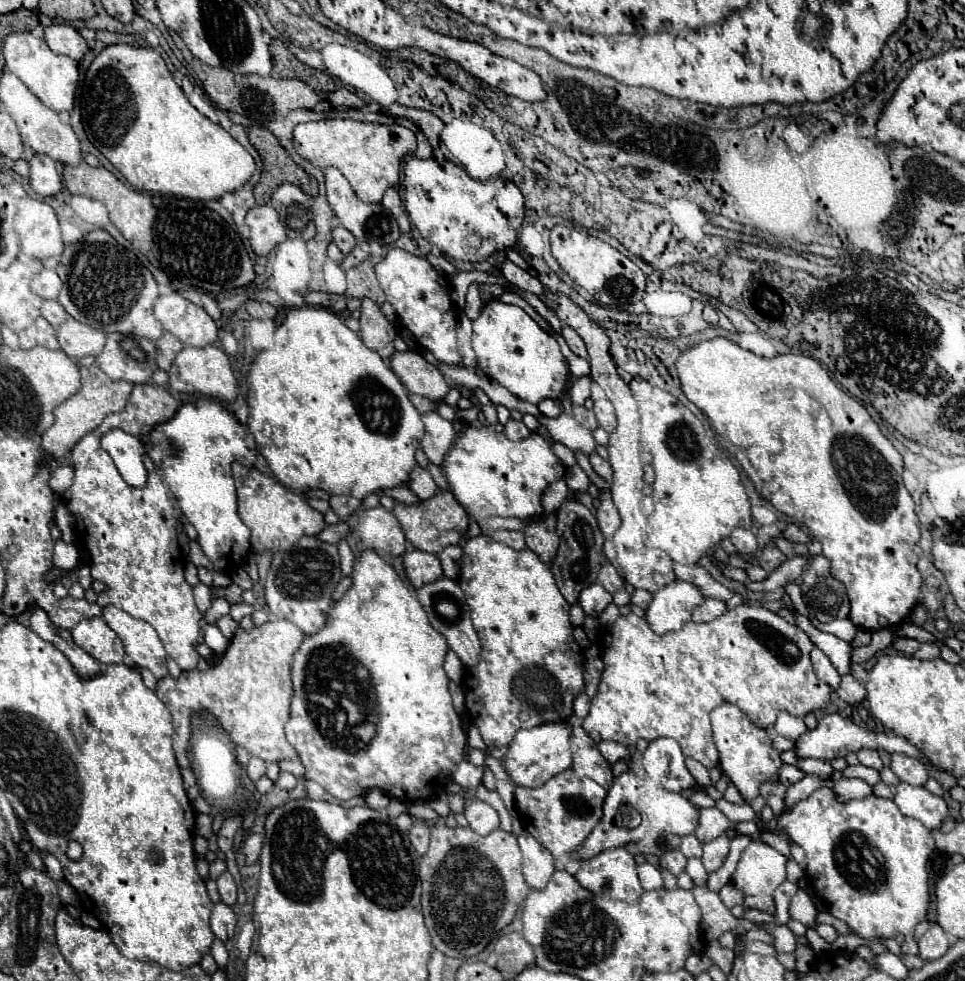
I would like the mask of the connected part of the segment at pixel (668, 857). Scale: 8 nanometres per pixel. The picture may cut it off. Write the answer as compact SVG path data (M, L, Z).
M668 850L660 856L660 866L666 868L668 872L672 872L674 876L678 876L686 868L686 858L680 850Z

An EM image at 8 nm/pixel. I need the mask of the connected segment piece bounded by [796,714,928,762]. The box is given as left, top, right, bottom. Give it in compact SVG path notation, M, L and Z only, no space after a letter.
M826 714L818 726L814 730L808 730L798 742L796 742L796 754L800 758L822 758L822 760L834 760L834 758L844 758L846 754L850 752L858 752L860 748L884 748L886 752L900 752L900 754L906 754L906 756L914 756L914 758L920 758L922 762L928 762L926 756L914 748L912 744L908 744L904 738L900 736L888 736L888 734L874 734L874 732L868 732L860 726L856 726L850 718L842 718L840 714Z

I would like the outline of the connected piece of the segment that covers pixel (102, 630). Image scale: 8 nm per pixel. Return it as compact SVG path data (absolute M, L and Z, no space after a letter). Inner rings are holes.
M102 616L98 618L84 618L70 630L74 642L82 646L94 660L100 664L122 664L124 662L124 648L120 638L110 630Z

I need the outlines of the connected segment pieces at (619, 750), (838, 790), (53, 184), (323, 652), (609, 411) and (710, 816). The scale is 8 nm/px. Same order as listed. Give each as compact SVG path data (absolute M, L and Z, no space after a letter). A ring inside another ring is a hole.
M610 740L600 742L600 744L598 744L598 750L600 750L600 754L602 754L610 764L614 764L614 762L618 762L618 760L624 760L624 762L630 760L628 748L622 746L622 744L618 744L618 742L610 742Z
M840 778L834 782L834 794L838 802L850 802L854 798L866 798L872 794L872 788L858 778Z
M34 154L30 160L30 184L40 196L54 196L62 190L62 176L50 156Z
M364 550L352 570L352 586L334 604L334 608L330 610L330 614L326 618L324 628L312 636L306 636L302 646L294 654L294 662L292 662L294 700L292 700L292 714L286 724L286 738L298 750L298 756L306 768L306 778L318 782L320 786L324 786L330 794L334 794L340 800L362 796L370 788L380 788L382 792L386 792L394 798L406 800L406 802L408 800L428 800L436 792L440 774L442 774L442 780L450 778L456 764L462 762L464 746L466 746L466 736L460 726L460 718L452 706L452 698L448 692L448 678L442 668L446 650L448 650L446 638L442 638L442 634L438 634L430 626L428 616L426 616L422 604L418 602L416 594L404 584L404 580L396 574L396 570L388 562L384 562L374 550Z
M606 398L596 400L594 402L594 414L598 418L598 424L606 432L614 432L614 428L616 428L616 412L614 412L614 406L612 406L610 400L606 400Z
M702 808L700 822L698 822L698 828L694 834L700 842L710 842L710 840L722 836L728 828L730 828L730 820L718 808Z

